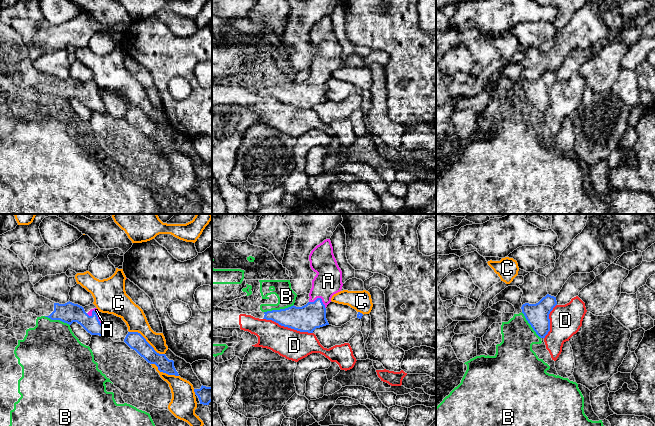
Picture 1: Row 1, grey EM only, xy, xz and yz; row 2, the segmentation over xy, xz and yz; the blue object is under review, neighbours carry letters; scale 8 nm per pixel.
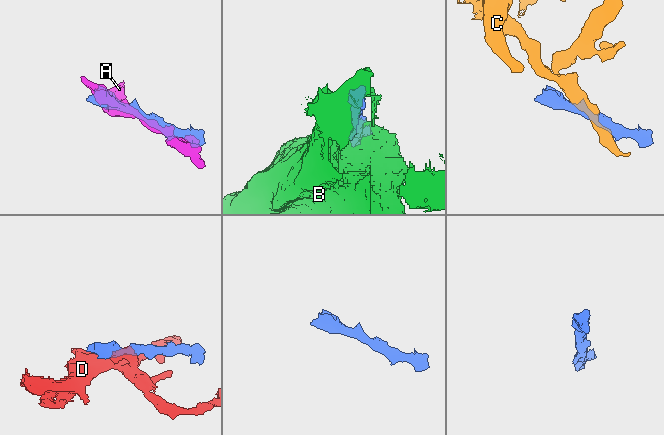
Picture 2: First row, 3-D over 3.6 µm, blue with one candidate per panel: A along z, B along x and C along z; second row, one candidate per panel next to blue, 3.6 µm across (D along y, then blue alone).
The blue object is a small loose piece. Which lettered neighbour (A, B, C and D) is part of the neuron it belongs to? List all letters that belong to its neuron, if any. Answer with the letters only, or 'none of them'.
A

